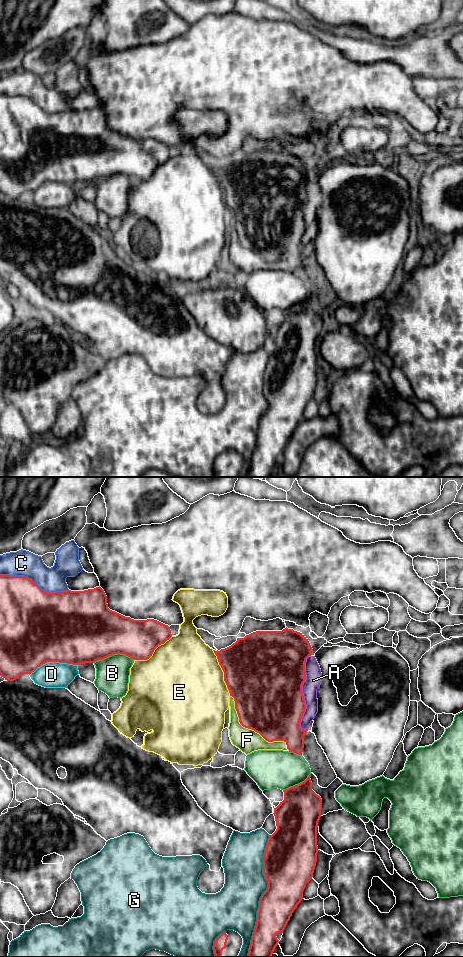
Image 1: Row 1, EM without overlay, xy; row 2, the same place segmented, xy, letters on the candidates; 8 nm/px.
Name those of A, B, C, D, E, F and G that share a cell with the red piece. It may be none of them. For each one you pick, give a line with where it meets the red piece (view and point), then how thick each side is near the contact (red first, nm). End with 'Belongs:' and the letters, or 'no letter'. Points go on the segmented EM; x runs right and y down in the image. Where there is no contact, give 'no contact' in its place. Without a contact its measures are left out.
F: xy (249, 728) | 500/190 nm
Belongs: F

